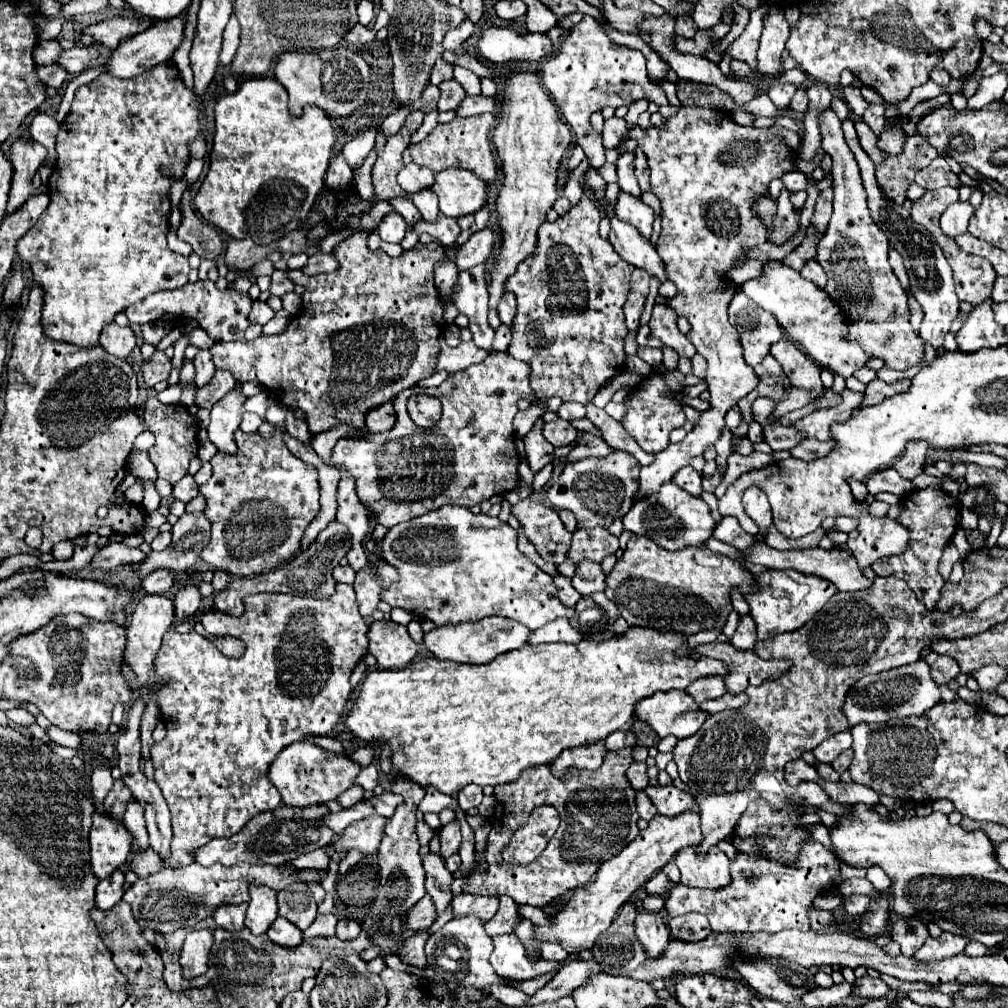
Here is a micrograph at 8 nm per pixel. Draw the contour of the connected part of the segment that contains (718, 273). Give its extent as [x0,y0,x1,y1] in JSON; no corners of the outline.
[630,106,796,500]

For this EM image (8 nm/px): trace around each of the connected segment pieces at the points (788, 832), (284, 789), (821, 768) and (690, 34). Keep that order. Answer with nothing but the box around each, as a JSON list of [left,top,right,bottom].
[[732,800,810,866],[268,742,360,806],[814,762,840,782],[675,16,698,38]]

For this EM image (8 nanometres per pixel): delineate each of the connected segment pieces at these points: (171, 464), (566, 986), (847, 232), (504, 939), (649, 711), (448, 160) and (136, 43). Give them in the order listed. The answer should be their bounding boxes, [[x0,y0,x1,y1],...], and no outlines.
[[144,398,198,484],[530,960,602,1006],[816,108,924,368],[490,934,565,980],[636,690,708,738],[412,114,496,182],[108,12,188,78]]

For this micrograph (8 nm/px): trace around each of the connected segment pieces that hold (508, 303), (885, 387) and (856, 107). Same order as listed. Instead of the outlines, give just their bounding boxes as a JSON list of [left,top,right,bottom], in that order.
[[498,292,516,326],[860,380,910,408],[838,84,868,118]]

